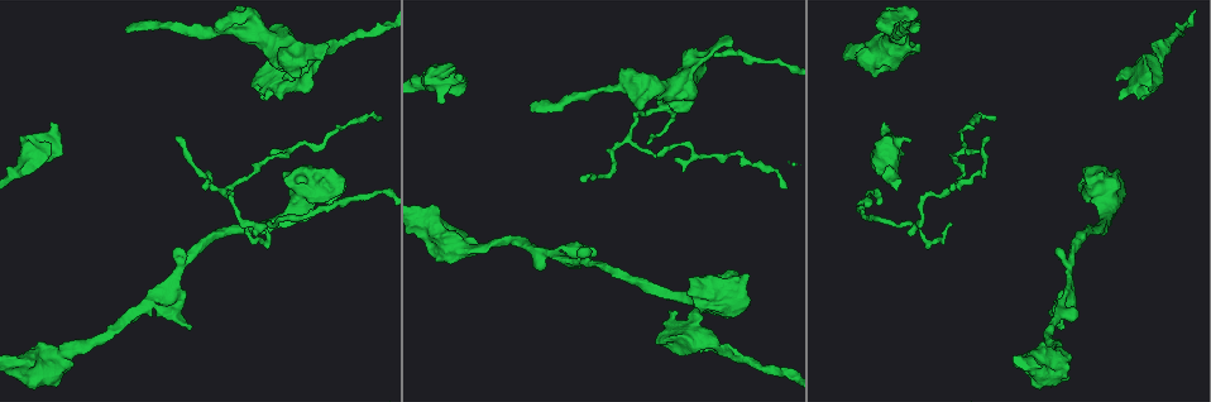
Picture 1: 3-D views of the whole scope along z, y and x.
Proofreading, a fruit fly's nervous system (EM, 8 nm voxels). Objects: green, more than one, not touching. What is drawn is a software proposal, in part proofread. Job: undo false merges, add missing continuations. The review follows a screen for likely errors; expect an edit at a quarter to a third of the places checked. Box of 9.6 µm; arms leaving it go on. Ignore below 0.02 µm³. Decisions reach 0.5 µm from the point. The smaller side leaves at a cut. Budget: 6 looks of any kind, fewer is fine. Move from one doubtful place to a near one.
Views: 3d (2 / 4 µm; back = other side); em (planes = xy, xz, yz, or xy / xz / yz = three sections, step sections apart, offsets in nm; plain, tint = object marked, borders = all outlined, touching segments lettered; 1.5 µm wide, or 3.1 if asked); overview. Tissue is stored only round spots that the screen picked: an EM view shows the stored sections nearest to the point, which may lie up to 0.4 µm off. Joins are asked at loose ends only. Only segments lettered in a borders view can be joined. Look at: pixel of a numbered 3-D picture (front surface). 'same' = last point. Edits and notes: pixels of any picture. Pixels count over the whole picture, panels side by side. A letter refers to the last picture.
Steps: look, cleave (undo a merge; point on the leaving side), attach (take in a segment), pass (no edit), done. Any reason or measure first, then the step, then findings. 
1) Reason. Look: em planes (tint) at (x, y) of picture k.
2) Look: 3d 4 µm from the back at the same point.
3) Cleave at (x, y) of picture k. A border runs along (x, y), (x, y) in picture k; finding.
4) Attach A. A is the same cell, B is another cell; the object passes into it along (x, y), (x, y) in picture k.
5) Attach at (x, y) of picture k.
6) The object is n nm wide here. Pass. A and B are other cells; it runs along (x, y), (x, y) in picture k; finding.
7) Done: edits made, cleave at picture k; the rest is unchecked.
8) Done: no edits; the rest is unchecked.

Thin end. Look: 3d 2 µm at (176, 137) of picture 1.

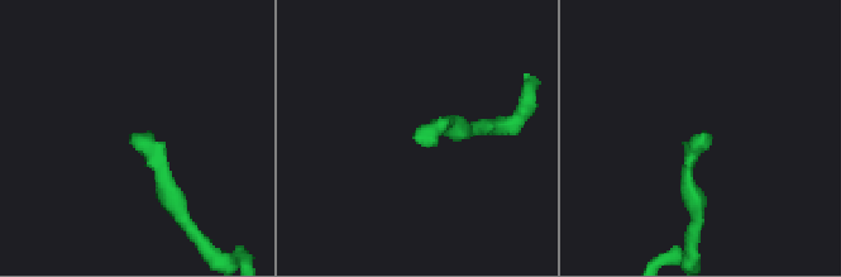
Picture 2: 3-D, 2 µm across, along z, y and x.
Look: em xz step 4 (tint) at (704, 135) of picture 2.

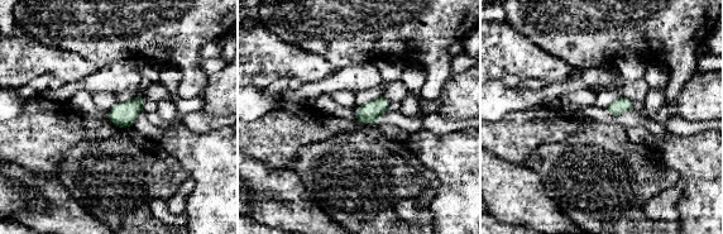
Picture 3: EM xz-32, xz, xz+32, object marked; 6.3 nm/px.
Another direction. Look: em planes (borders) at the same point.

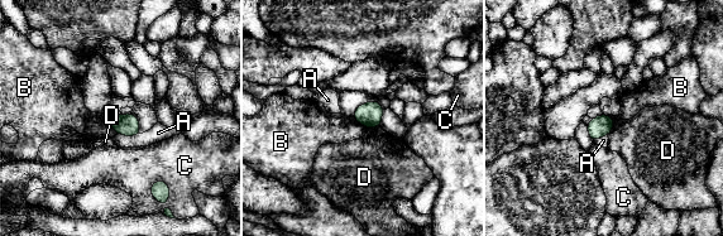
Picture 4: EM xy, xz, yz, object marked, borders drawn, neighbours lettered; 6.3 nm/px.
Pass. A, B, C and D are other cells; a border runs along (114, 130), (125, 135), (140, 134) in picture 4; none of them fits.

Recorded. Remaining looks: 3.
An open end. Look: em xz step 8 (tint) at (328, 43) of picture 1.

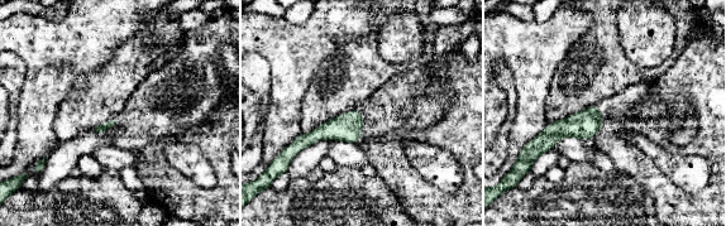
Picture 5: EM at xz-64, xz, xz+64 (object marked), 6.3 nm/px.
Another direction. Look: em planes (borders) at the same point.

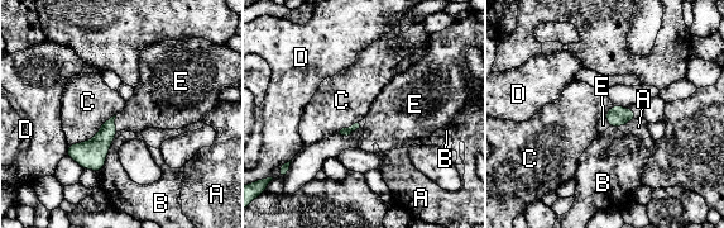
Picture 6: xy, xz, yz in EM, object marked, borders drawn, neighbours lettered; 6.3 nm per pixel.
Attach E. E is the same cell, A, B, C and D are other cells; the object passes into it along (91, 155), (114, 123), (149, 107) in picture 6; the neuron continues.

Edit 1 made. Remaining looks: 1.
Done: edits made, attach at picture 6; the rest is unchecked.

